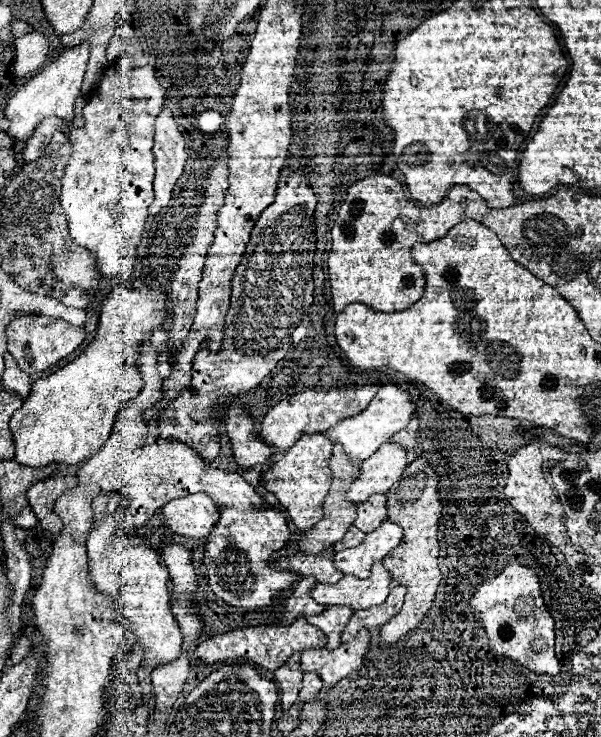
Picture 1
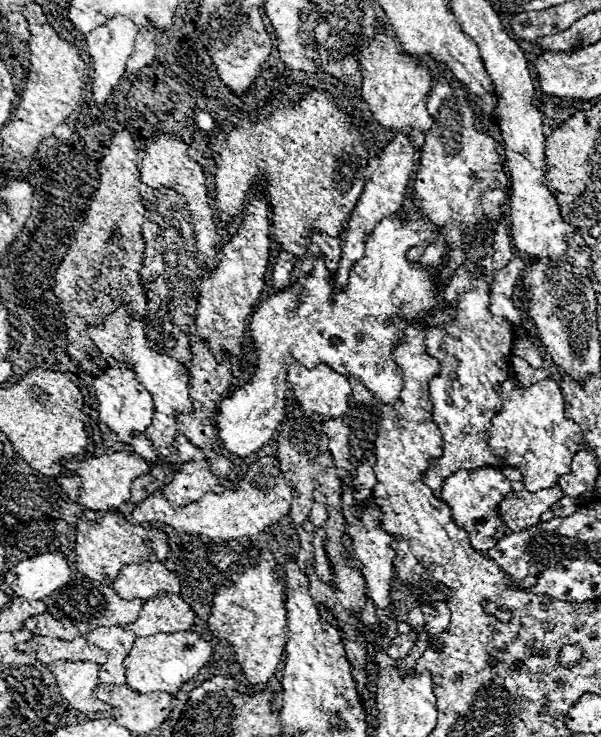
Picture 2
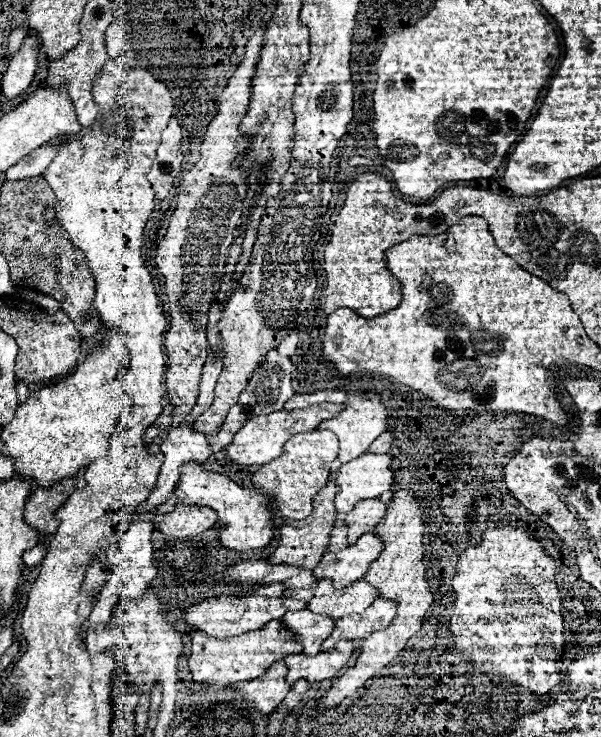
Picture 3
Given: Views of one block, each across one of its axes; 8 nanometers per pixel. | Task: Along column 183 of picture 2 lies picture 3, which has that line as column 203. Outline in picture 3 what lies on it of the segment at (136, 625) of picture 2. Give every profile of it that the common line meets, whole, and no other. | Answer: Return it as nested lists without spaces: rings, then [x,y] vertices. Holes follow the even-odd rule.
[[[258,586],[256,590],[250,590],[244,596],[216,596],[216,598],[206,598],[206,600],[202,600],[202,602],[186,608],[184,610],[184,620],[186,620],[186,624],[190,624],[190,626],[194,626],[194,628],[198,628],[198,630],[214,636],[214,638],[234,638],[238,634],[258,630],[266,622],[282,618],[290,610],[306,608],[306,604],[302,600],[284,598],[282,596],[284,590],[286,590],[284,586]]]

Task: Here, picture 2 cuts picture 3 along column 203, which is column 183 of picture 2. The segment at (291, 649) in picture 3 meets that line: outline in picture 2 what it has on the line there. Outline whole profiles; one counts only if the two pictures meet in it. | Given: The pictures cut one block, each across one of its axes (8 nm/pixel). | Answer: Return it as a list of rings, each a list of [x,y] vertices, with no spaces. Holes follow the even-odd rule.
[[[160,632],[152,636],[138,636],[132,644],[128,658],[124,660],[126,684],[138,694],[144,692],[178,692],[186,682],[190,682],[198,670],[210,660],[214,648],[210,642],[198,638],[192,632]]]

